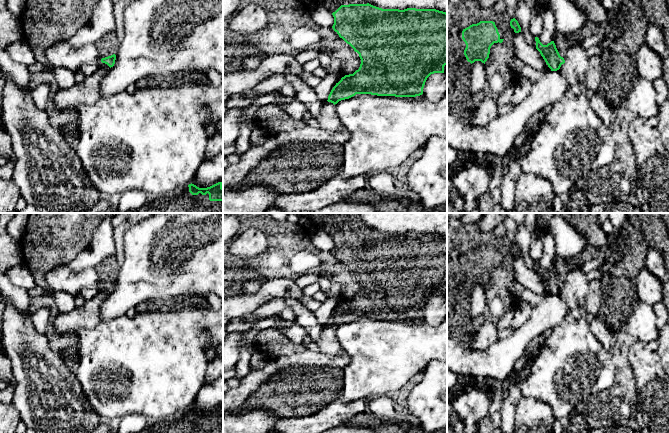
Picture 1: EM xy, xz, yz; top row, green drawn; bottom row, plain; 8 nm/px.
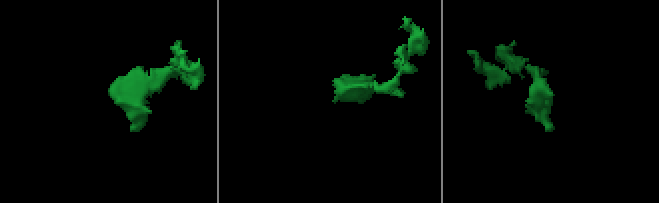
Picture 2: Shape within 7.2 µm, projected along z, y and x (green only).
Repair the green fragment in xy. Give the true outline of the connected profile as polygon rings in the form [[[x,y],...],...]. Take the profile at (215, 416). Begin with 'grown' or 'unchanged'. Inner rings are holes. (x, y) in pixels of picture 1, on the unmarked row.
grown; [[[191,407],[174,420],[150,423],[140,433],[223,433],[222,409],[199,412]]]

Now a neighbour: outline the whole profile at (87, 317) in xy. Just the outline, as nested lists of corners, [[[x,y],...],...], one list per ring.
[[[102,287],[90,300],[86,300],[81,308],[58,314],[55,320],[56,336],[67,336],[75,334],[77,329],[92,329],[100,323],[100,309],[104,300],[109,296],[110,291]]]

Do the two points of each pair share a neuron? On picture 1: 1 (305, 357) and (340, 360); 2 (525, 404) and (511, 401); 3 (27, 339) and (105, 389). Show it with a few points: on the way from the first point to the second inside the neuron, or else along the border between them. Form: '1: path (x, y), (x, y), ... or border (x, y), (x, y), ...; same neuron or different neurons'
1: path (314, 358), (331, 360); same neuron
2: border (522, 396), (517, 402), (514, 422); different neurons
3: border (75, 374), (85, 396); different neurons

